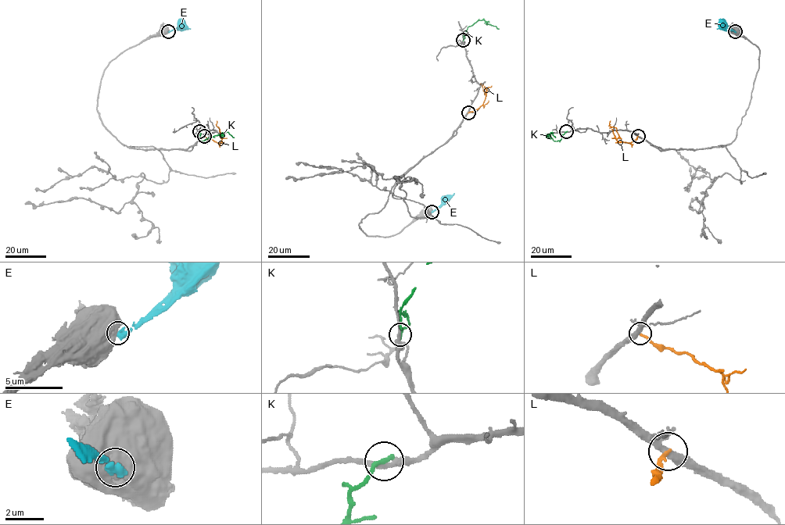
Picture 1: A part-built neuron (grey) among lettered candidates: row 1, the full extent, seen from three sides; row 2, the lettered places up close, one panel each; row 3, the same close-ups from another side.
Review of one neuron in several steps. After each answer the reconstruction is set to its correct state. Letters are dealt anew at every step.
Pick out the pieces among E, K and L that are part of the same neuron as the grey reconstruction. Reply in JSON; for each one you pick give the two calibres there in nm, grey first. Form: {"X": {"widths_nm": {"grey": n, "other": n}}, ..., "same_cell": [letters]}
{"same_cell": []}

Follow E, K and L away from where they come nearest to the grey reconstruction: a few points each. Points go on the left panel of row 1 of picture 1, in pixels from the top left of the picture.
E: (168, 31), (191, 28)
K: (199, 132), (199, 138), (202, 141), (227, 132), (234, 137)
L: (204, 136), (220, 142), (216, 120)

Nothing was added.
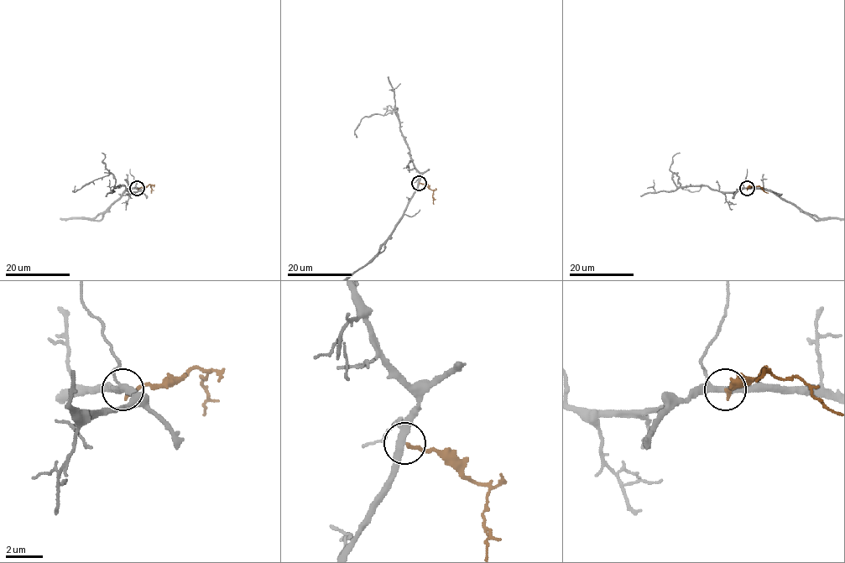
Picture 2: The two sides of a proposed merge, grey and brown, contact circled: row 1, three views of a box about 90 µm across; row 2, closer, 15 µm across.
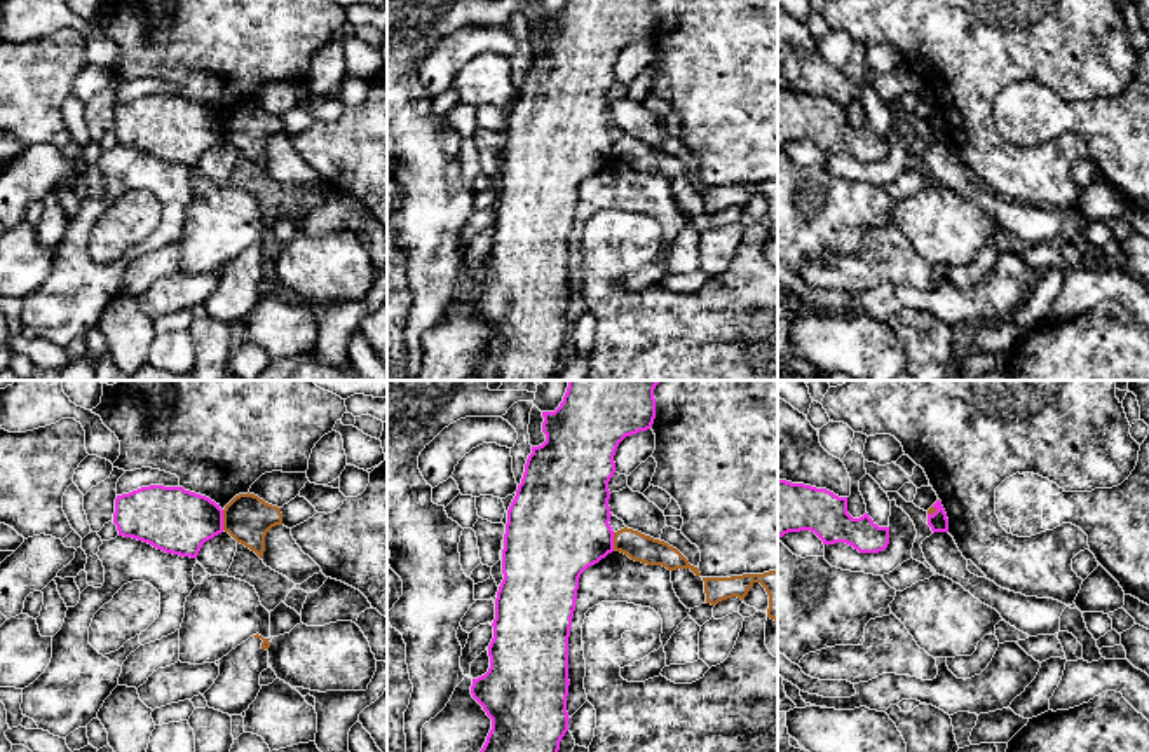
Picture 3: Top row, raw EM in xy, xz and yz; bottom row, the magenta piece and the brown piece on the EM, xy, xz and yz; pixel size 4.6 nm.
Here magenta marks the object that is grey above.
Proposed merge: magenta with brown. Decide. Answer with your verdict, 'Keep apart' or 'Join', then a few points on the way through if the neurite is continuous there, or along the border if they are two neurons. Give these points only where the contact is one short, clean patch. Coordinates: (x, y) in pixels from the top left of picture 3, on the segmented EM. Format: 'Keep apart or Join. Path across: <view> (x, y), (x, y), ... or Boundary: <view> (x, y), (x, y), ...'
Keep apart

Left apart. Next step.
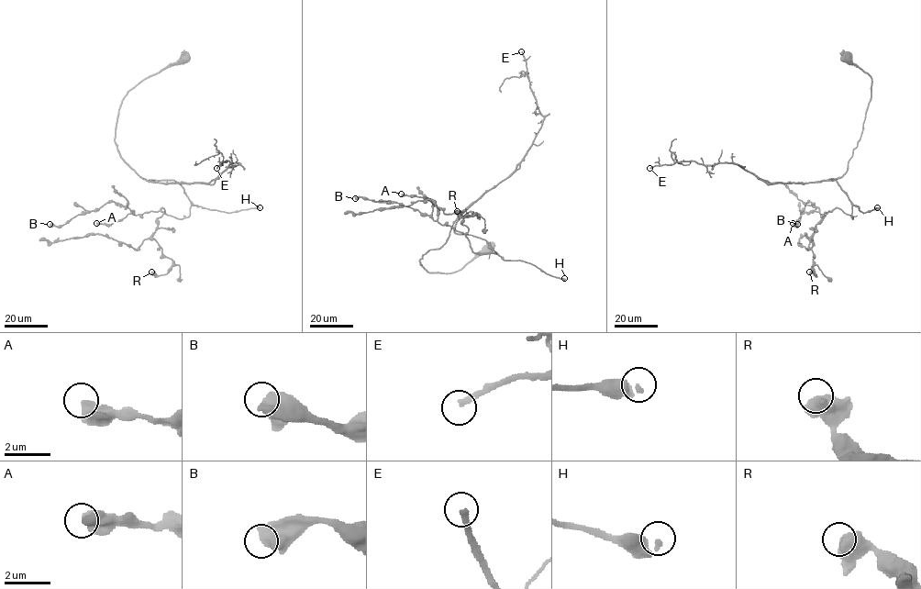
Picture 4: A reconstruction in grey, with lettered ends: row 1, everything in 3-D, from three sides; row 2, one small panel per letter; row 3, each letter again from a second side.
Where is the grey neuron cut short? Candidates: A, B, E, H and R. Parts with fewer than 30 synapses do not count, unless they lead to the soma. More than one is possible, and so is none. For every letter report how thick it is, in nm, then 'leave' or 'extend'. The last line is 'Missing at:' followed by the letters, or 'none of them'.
A: 550 nm thick; leave
B: 650 nm thick; leave
E: 240 nm thick; extend
H: 190 nm thick; extend
R: 900 nm thick; leave
Missing at: E, H

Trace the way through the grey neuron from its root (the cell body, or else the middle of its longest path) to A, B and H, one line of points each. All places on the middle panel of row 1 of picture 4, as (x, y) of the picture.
A: (489, 247), (428, 272), (421, 257), (456, 219), (495, 252), (473, 252), (429, 200), (401, 194)
B: (489, 247), (430, 272), (419, 260), (456, 219), (495, 252), (417, 210), (355, 198)
H: (489, 247), (451, 272), (419, 262), (456, 219), (456, 233), (504, 260), (564, 278)

